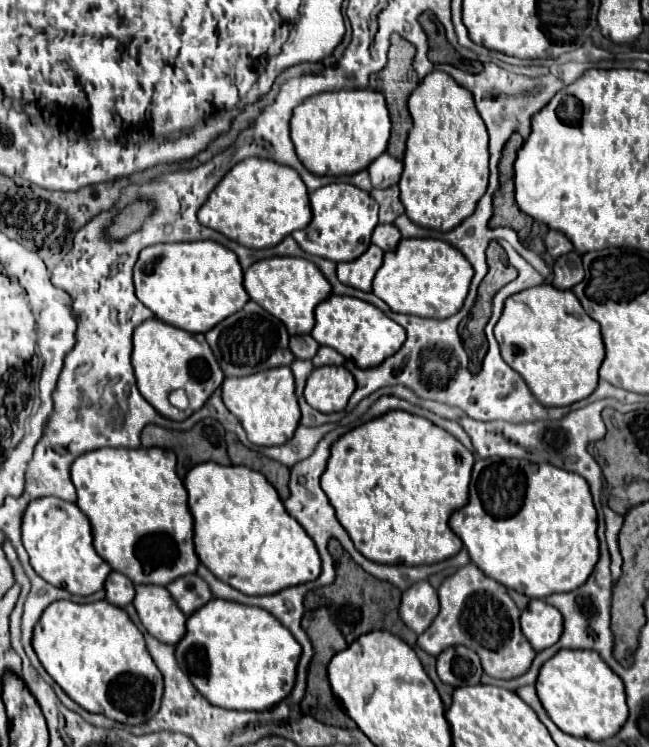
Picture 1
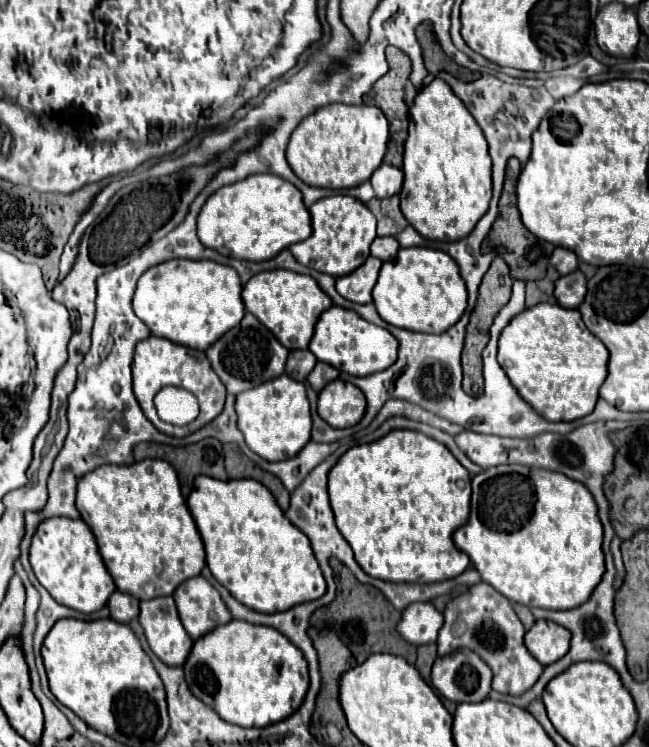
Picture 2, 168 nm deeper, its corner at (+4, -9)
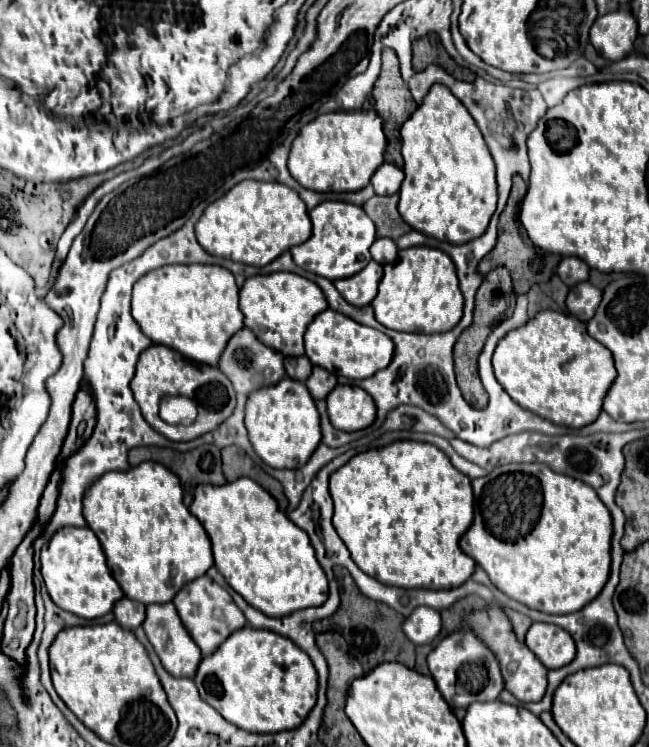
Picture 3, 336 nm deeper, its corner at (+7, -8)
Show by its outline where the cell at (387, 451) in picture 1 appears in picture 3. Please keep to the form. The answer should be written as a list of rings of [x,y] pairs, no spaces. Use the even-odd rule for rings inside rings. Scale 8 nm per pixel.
[[[404,440],[404,442],[394,442],[394,444],[380,448],[380,450],[368,450],[364,454],[358,454],[330,476],[330,494],[334,500],[334,528],[336,528],[338,536],[344,540],[346,548],[352,554],[352,560],[358,564],[358,568],[364,574],[376,578],[378,582],[388,584],[388,586],[396,586],[396,588],[456,588],[456,586],[462,586],[474,574],[476,562],[470,556],[466,556],[458,546],[458,540],[462,538],[462,534],[470,528],[470,524],[474,520],[474,494],[472,494],[470,478],[466,474],[458,472],[450,464],[450,458],[442,450],[438,450],[436,446]]]

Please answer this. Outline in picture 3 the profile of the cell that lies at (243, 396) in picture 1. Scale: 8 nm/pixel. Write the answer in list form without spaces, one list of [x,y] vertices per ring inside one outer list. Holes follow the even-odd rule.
[[[282,378],[274,386],[260,388],[248,396],[246,404],[246,428],[256,454],[272,468],[300,468],[314,454],[322,440],[320,414],[314,398],[302,382]]]

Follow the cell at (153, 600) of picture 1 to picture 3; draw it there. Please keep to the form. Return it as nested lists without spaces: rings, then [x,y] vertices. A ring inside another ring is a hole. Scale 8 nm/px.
[[[168,602],[168,604],[150,604],[146,608],[146,620],[144,620],[142,626],[144,626],[146,636],[148,636],[150,644],[154,646],[158,658],[162,660],[162,666],[166,668],[166,672],[172,674],[174,678],[194,678],[196,666],[200,664],[202,654],[200,654],[200,648],[190,638],[190,634],[186,632],[174,604],[172,602]]]

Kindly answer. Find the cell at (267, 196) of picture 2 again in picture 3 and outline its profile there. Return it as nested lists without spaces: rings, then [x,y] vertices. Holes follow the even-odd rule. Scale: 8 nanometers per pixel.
[[[244,180],[204,210],[196,222],[196,238],[212,256],[260,268],[310,238],[310,216],[292,188],[280,182]]]

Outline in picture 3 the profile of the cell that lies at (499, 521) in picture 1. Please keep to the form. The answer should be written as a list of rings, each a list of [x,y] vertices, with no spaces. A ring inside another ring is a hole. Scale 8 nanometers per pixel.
[[[508,464],[508,466],[500,466],[496,470],[492,470],[490,474],[486,474],[484,478],[476,478],[472,480],[472,488],[474,488],[474,502],[476,502],[476,516],[474,516],[474,524],[470,526],[470,530],[460,538],[460,548],[478,562],[478,566],[482,566],[486,570],[486,574],[490,576],[490,580],[498,586],[498,590],[502,590],[506,596],[510,596],[512,600],[526,604],[530,608],[548,612],[548,614],[570,614],[570,612],[578,612],[580,608],[584,608],[588,602],[592,602],[600,590],[604,588],[608,574],[610,574],[610,546],[612,546],[612,514],[610,510],[604,506],[604,502],[596,496],[596,490],[592,490],[588,484],[578,482],[572,476],[566,474],[558,474],[554,470],[550,470],[544,464]]]

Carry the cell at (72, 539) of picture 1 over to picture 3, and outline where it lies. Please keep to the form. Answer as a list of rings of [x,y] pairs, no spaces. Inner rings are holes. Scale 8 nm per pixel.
[[[60,528],[40,554],[40,572],[56,606],[80,618],[100,618],[108,614],[114,604],[124,598],[120,584],[112,578],[106,564],[106,554],[90,528]]]

